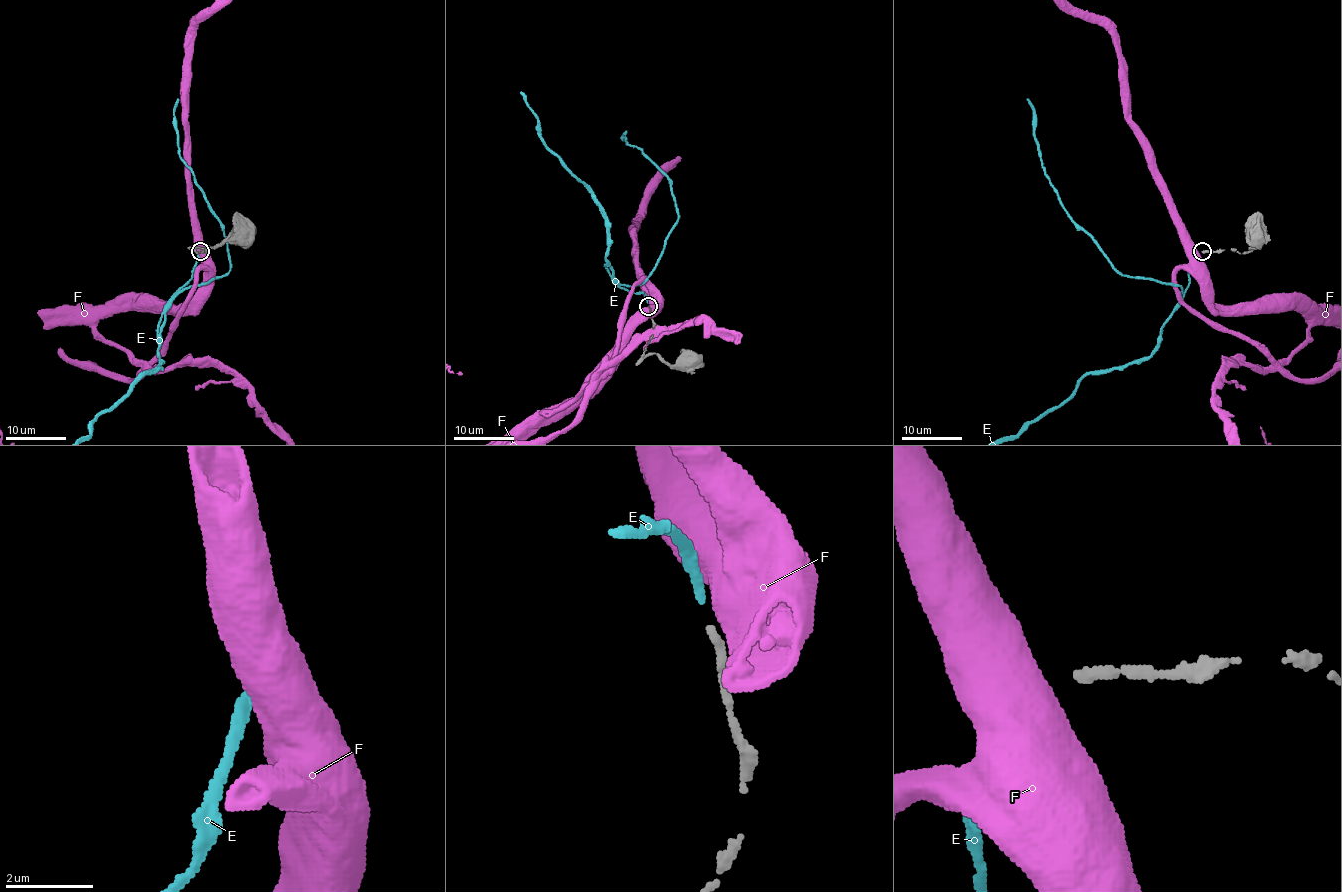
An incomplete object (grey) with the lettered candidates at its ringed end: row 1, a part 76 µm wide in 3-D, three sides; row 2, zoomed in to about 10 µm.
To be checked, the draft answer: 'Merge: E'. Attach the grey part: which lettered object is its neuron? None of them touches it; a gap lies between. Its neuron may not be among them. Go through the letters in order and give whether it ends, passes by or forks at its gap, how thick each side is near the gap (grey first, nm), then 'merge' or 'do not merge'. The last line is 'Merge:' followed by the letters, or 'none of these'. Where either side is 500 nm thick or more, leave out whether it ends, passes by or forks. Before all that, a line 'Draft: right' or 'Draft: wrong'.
Draft: right
E: it ends; calibres 200 and 220 nm; merge
F: calibres 200 and 850 nm; do not merge
Merge: E

